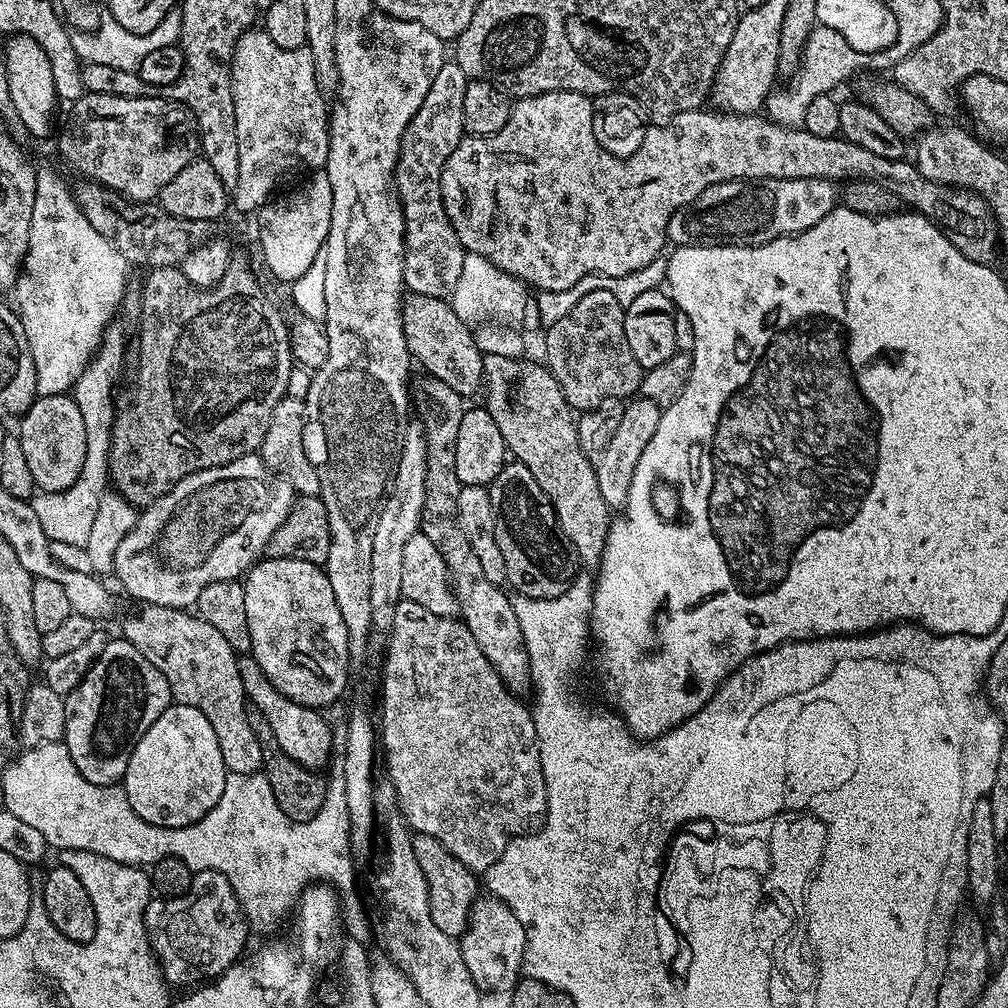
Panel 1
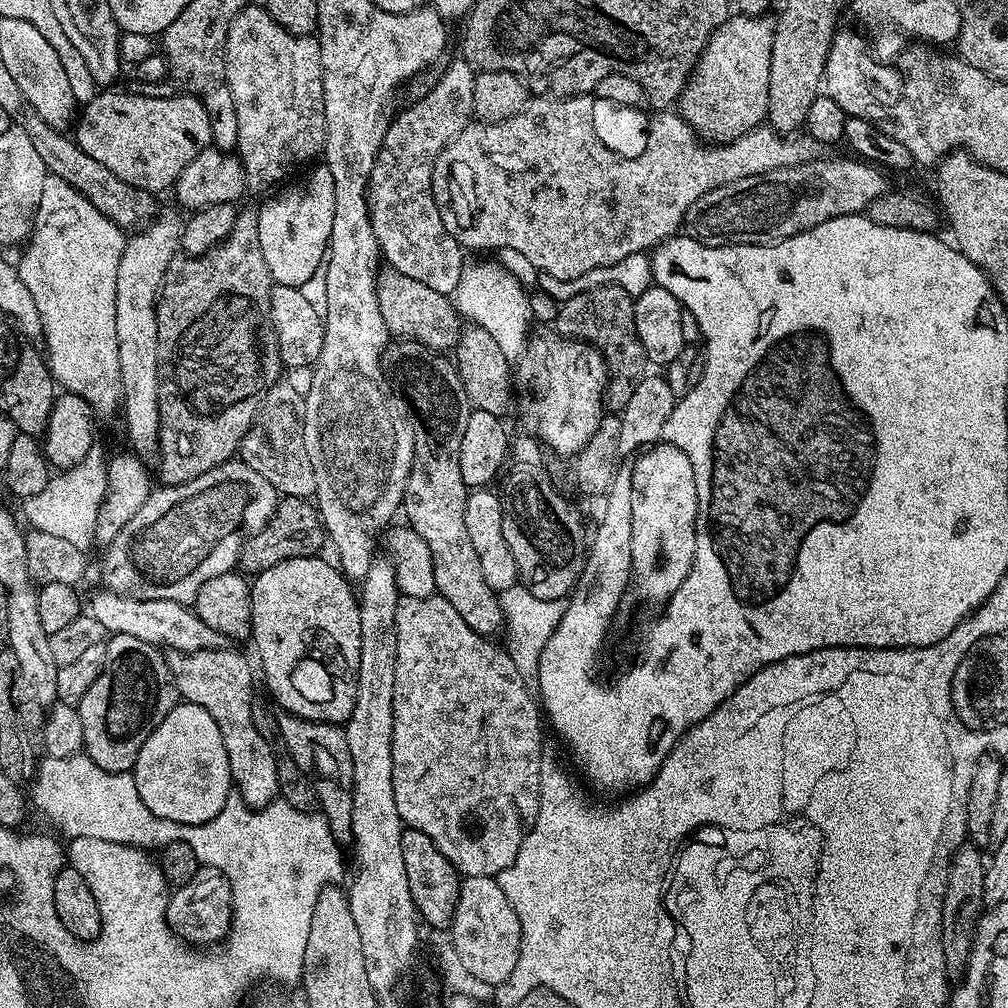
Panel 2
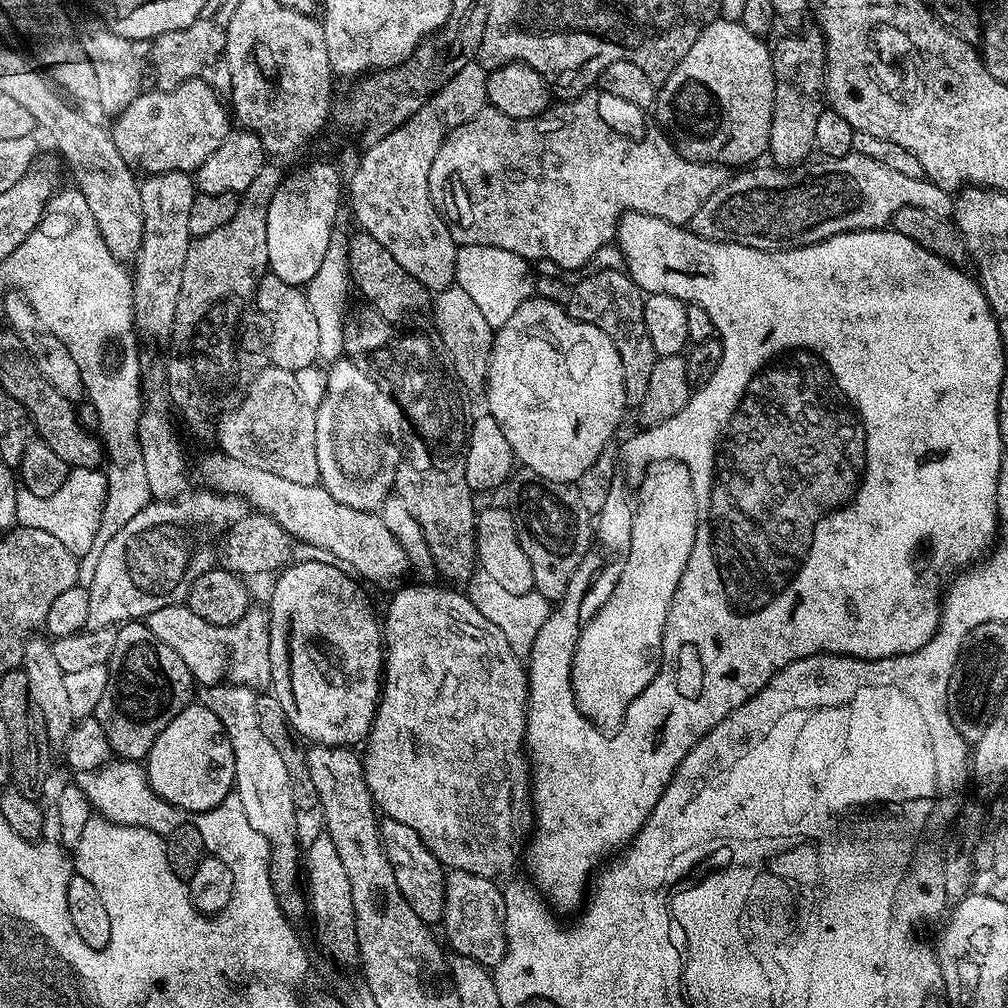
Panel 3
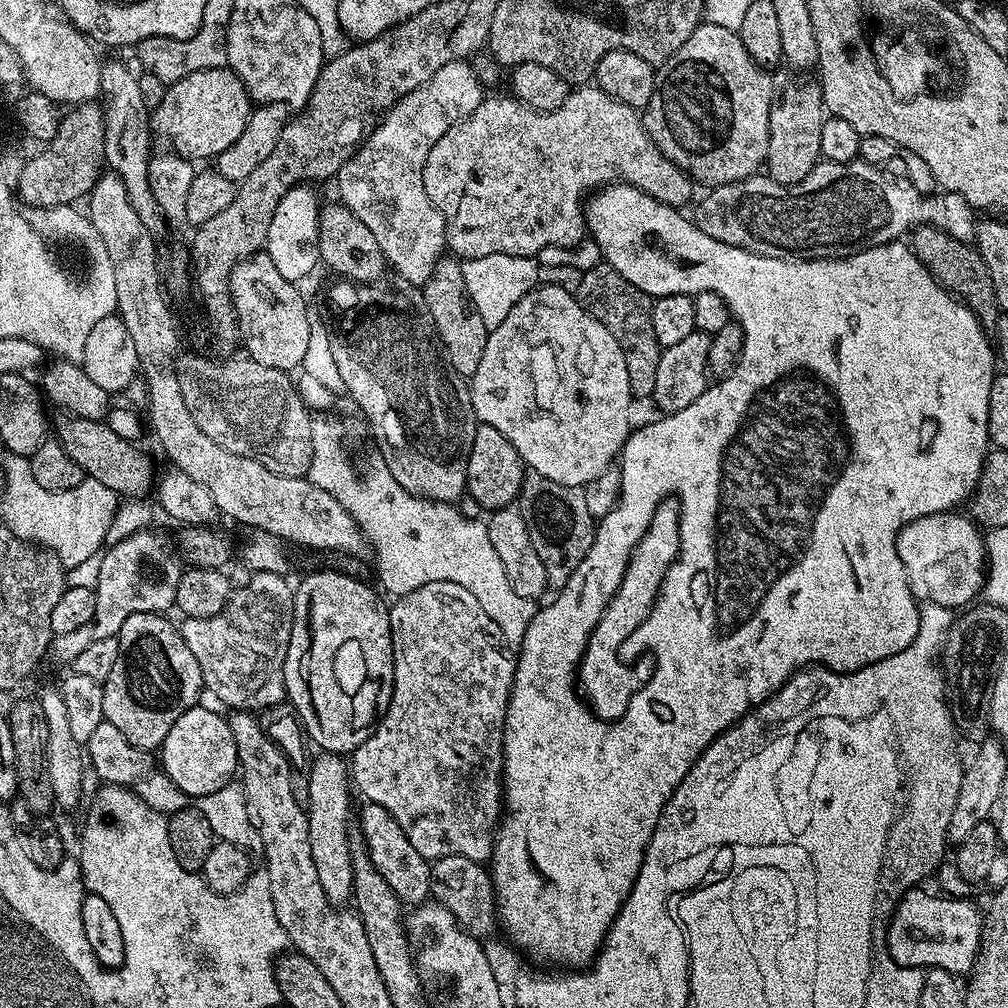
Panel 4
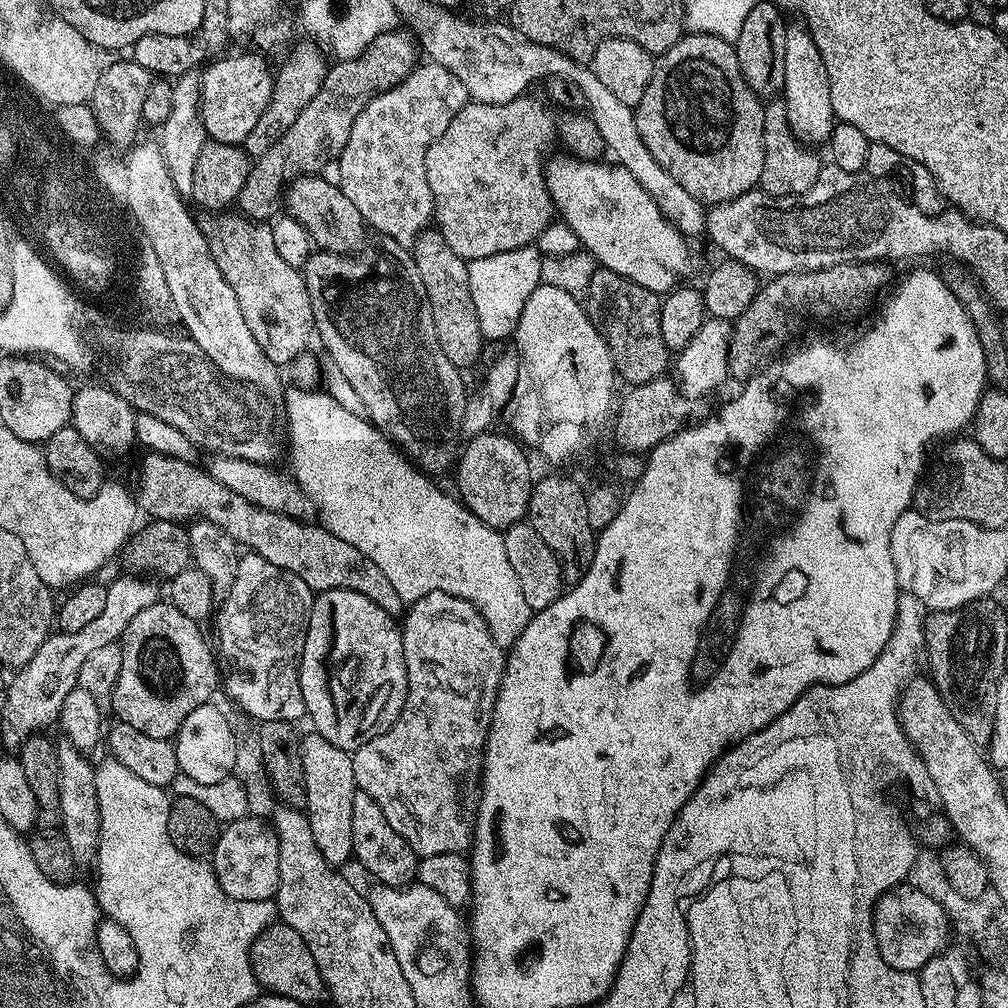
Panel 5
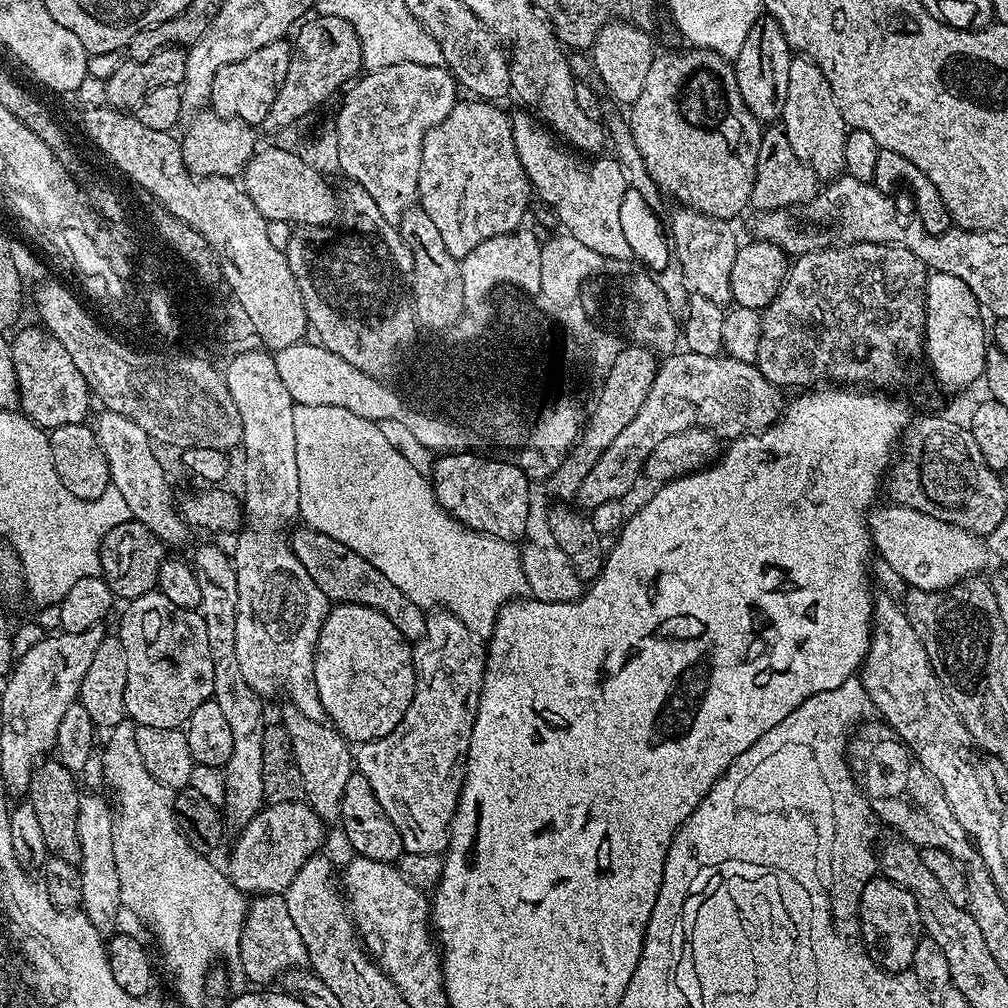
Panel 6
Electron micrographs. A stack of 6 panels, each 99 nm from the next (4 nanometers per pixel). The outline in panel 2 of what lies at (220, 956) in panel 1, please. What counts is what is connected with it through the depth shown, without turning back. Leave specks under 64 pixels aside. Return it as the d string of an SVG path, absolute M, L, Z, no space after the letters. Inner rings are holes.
M201 866L186 882L186 886L175 889L168 898L168 924L176 936L191 946L216 946L227 937L232 928L232 891L230 882L217 868Z

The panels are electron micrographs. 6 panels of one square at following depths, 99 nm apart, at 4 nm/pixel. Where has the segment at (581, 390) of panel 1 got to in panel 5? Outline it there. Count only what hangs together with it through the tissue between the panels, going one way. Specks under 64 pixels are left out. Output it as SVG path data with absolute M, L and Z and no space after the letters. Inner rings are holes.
M597 267L586 286L582 303L592 324L600 331L610 350L616 371L625 385L635 386L661 379L670 368L670 350L662 342L661 297L646 286L638 286L614 270Z

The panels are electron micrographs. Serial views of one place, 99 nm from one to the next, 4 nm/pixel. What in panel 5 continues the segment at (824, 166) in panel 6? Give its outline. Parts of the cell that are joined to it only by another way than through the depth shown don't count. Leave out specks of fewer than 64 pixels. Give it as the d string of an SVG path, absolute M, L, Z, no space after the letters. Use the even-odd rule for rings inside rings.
M803 22L786 23L786 78L782 99L786 114L790 118L790 128L794 134L809 146L827 145L833 124L837 123L834 106L830 102L830 78L822 62L822 53L814 46L814 38L808 33Z

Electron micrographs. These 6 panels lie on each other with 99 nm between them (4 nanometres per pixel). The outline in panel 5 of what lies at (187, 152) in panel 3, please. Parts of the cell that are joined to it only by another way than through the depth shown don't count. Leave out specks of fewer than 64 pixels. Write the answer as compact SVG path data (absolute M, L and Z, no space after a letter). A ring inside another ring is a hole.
M250 52L241 56L228 55L221 55L203 65L199 73L200 122L209 141L240 146L250 130L254 130L258 118L262 118L262 110L268 108L274 72L268 69L266 61Z

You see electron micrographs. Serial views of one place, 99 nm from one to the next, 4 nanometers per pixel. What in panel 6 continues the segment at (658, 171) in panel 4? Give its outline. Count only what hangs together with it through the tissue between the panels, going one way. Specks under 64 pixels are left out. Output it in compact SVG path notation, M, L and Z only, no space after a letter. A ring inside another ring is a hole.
M466 99L454 105L450 114L446 114L446 118L426 134L422 142L422 166L416 191L419 207L430 214L434 226L438 226L438 234L442 234L446 250L450 250L450 254L459 261L470 254L474 246L482 246L486 238L498 238L507 232L517 231L528 212L528 195L531 197L534 192L518 158L511 115L485 99Z

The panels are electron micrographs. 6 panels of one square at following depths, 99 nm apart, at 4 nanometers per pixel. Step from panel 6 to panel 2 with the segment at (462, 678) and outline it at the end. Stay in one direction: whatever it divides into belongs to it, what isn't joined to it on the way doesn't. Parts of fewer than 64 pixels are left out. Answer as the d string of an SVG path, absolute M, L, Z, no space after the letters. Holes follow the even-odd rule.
M438 594L427 596L426 598L410 598L409 596L401 596L398 602L398 610L396 611L396 637L398 638L398 658L394 666L394 734L392 735L392 781L394 782L394 802L398 802L398 814L405 825L414 830L422 830L422 834L426 834L426 838L430 838L430 842L434 842L434 846L438 846L438 850L442 850L442 854L446 854L446 858L453 864L460 873L461 877L466 876L482 876L485 878L496 878L502 870L506 870L514 862L514 858L518 858L518 850L522 846L522 842L528 837L528 832L534 826L534 822L538 818L538 806L540 805L540 761L545 759L546 752L540 749L540 743L544 740L544 732L540 729L540 720L542 724L542 708L538 703L537 697L534 695L533 689L527 682L518 675L518 670L514 670L514 662L508 657L507 651L503 647L500 648L489 637L478 634L474 630L470 630L470 626L466 626L466 621L462 619L462 614L458 614L458 610L454 610L454 606L450 606L450 602L446 602Z

